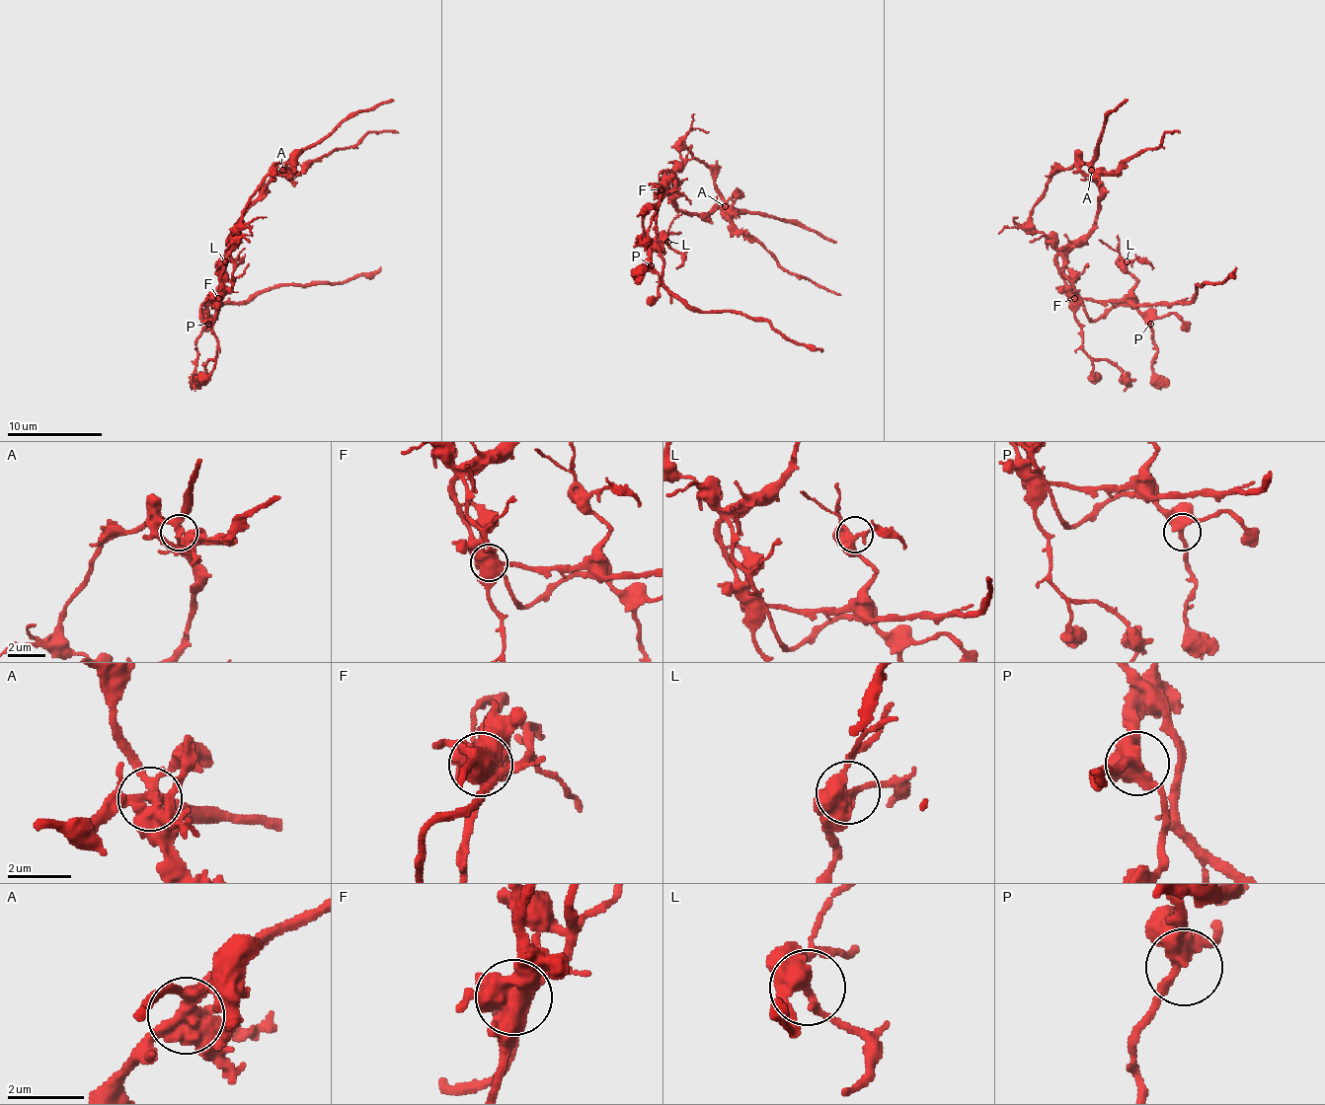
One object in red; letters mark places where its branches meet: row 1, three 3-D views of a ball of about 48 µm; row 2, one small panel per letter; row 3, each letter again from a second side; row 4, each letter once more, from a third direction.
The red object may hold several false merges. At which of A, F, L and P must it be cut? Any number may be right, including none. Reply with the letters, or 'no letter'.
A, F

